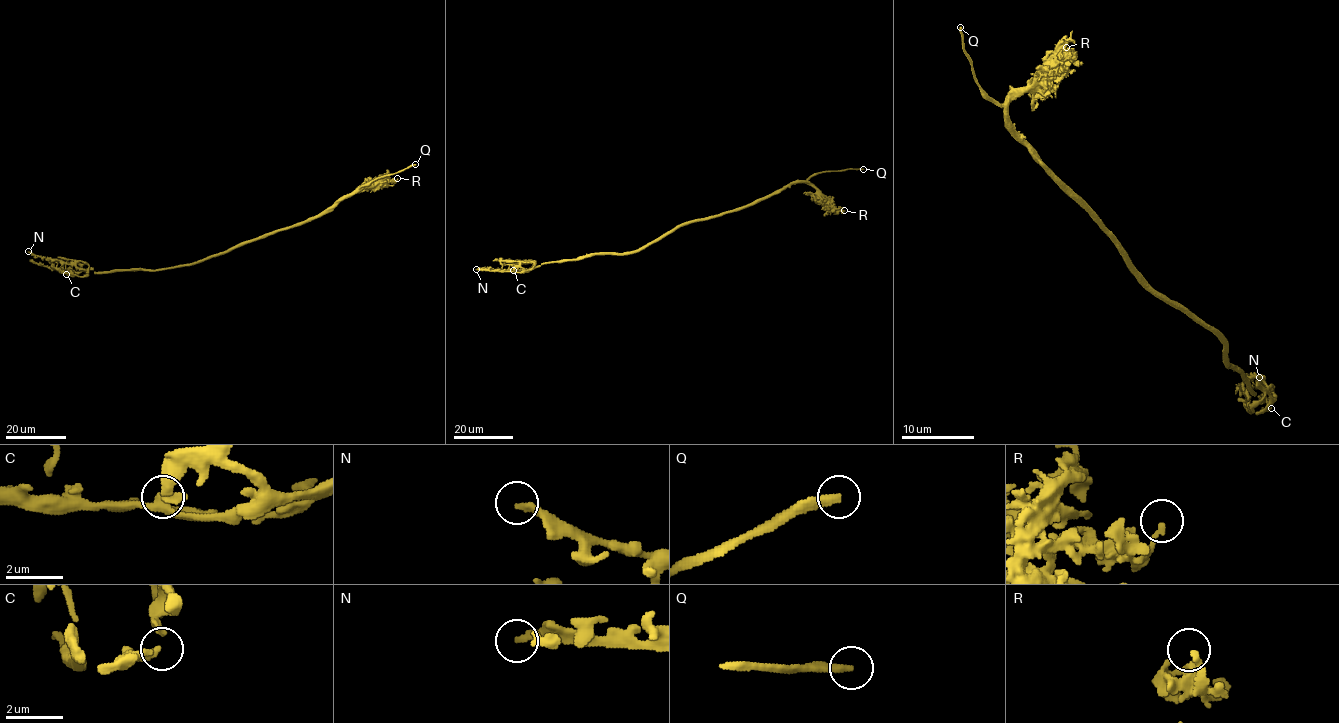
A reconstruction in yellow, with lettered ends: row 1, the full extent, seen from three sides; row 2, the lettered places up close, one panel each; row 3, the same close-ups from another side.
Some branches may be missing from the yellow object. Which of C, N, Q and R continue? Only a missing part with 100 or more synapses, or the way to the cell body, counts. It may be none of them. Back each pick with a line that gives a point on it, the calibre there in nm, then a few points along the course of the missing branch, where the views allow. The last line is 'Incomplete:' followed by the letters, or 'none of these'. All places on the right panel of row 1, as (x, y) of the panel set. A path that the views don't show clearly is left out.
Q: Place: (960, 27). Thickness 280 nm
Incomplete: Q

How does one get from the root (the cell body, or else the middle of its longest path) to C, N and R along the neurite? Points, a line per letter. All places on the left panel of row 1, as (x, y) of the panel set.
C: (232, 250), (190, 264), (155, 270), (95, 272), (92, 269), (74, 275), (66, 274)
N: (232, 250), (179, 266), (95, 272), (76, 263), (47, 260), (28, 251)
R: (232, 250), (330, 212), (344, 197), (364, 187), (373, 187), (385, 181), (395, 182), (397, 178)

